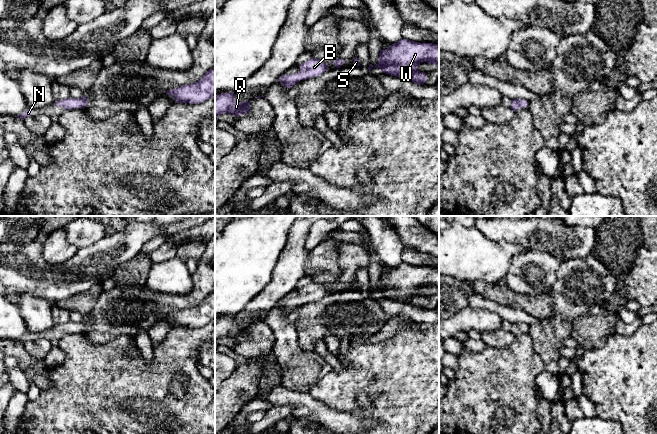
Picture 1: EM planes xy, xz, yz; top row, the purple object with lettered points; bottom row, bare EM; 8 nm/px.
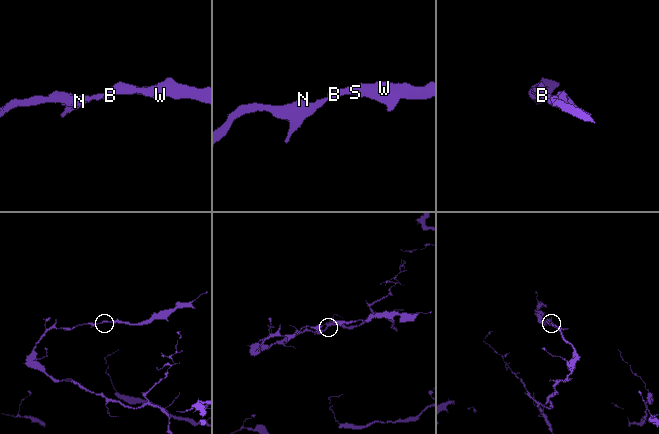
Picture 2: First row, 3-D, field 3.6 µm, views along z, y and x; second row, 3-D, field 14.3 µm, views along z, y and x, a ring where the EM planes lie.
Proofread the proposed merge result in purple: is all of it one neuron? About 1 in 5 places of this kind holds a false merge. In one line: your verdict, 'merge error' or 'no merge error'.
no merge error

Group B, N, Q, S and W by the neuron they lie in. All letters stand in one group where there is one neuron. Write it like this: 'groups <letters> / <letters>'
groups B N Q S W

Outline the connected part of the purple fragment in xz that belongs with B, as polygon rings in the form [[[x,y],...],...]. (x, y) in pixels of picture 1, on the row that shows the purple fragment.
[[[312,58],[300,64],[300,71],[298,73],[282,75],[279,81],[283,86],[290,89],[300,80],[317,77],[327,70],[328,66],[322,60]]]

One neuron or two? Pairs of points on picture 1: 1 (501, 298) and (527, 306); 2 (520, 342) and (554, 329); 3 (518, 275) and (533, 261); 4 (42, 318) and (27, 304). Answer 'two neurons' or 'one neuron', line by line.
1: one neuron
2: two neurons
3: one neuron
4: one neuron

